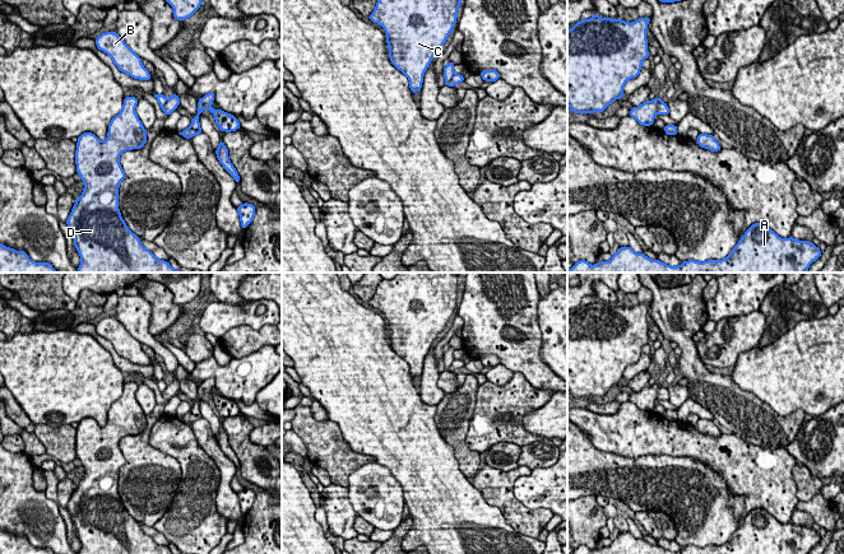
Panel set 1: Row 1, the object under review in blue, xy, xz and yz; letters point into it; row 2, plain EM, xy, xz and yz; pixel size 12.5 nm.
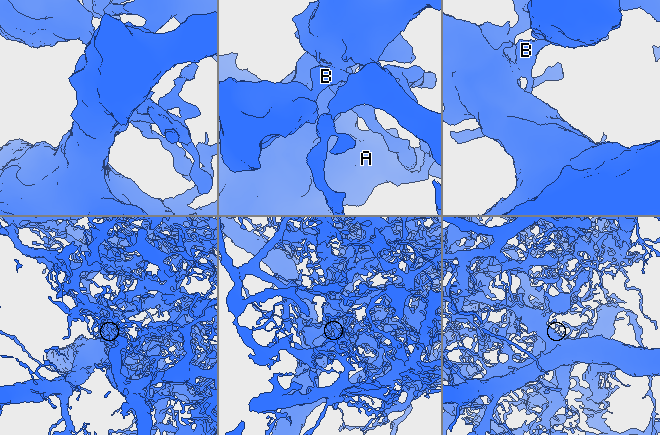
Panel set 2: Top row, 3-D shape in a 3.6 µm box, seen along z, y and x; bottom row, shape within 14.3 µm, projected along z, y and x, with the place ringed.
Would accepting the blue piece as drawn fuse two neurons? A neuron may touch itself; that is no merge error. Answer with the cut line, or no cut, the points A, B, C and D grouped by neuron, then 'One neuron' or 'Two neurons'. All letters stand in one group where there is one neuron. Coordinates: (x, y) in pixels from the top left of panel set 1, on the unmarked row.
Split along yz (661, 386), (657, 397). Groups: A C D / B. Two neurons

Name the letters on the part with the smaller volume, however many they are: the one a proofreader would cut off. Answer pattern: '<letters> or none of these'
B

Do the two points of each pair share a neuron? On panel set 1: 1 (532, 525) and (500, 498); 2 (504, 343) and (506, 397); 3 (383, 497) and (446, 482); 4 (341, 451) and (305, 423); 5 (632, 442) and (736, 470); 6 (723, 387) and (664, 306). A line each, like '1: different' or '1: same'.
1: same
2: different
3: different
4: same
5: same
6: same

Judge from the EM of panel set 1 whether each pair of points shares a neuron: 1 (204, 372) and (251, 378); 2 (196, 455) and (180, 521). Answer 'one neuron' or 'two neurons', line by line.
1: one neuron
2: one neuron

